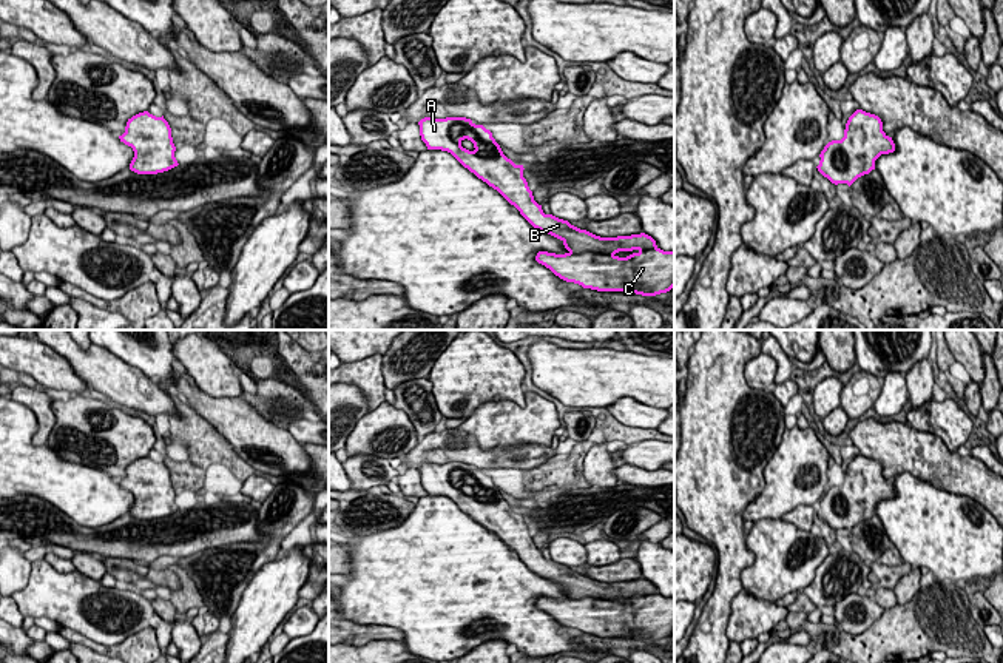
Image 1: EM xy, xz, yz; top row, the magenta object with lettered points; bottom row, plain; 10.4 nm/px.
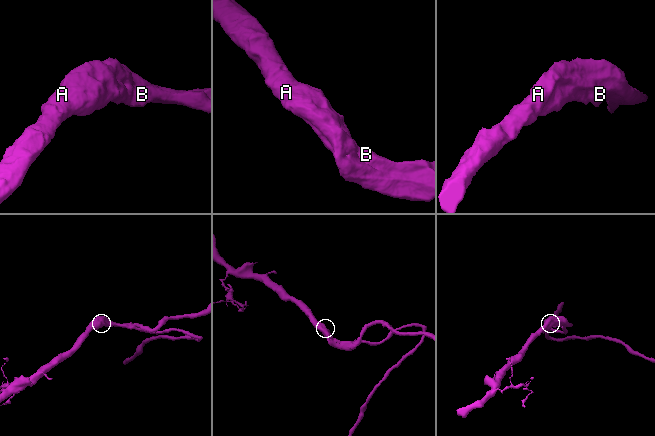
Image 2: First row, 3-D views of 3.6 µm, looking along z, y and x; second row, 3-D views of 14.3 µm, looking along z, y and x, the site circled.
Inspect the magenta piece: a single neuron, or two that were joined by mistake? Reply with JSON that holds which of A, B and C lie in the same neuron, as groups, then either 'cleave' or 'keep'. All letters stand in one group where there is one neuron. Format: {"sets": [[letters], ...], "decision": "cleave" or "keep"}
{"sets": [["A", "B", "C"]], "decision": "keep"}

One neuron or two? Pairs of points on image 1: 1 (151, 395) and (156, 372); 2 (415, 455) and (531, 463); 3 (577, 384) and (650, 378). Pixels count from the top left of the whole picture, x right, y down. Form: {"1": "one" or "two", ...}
{"1": "two", "2": "one", "3": "one"}

